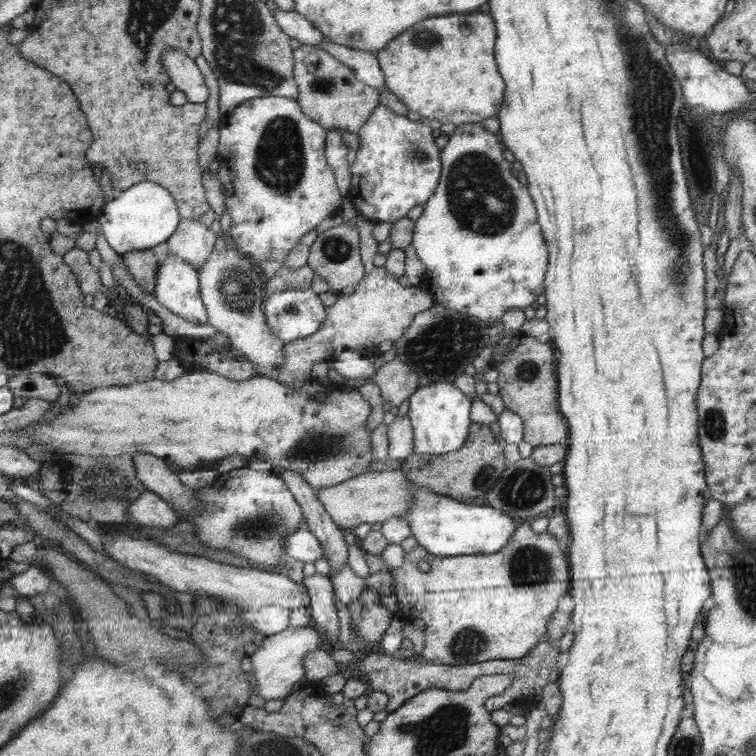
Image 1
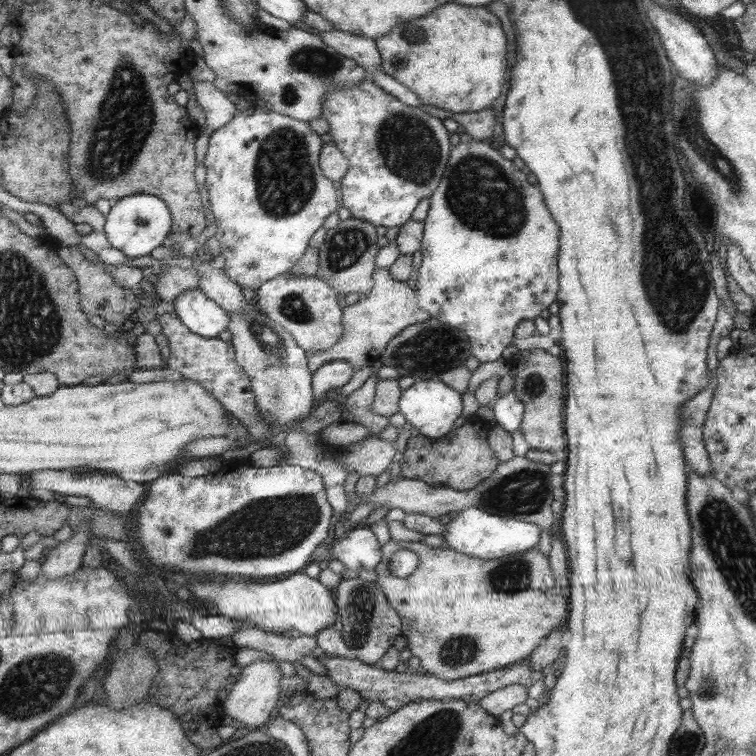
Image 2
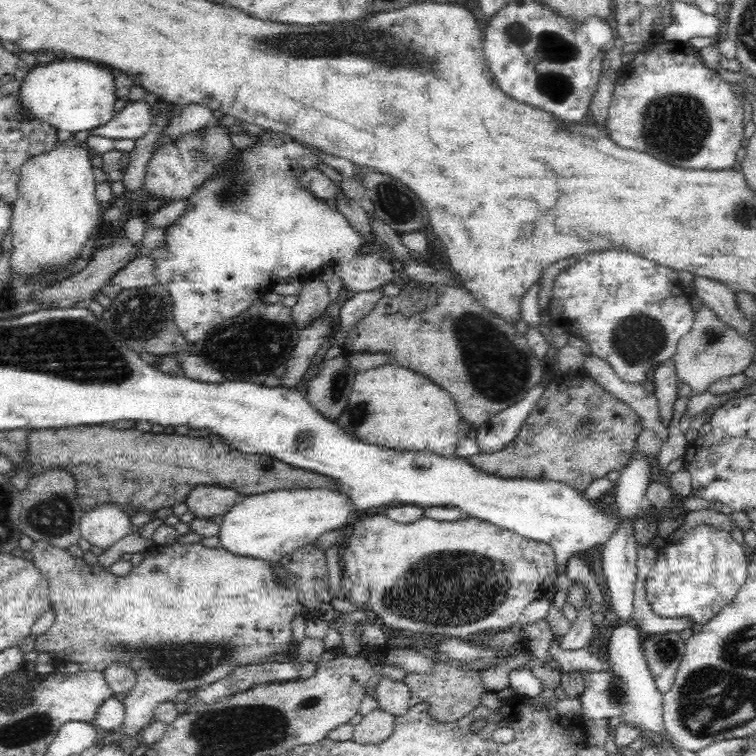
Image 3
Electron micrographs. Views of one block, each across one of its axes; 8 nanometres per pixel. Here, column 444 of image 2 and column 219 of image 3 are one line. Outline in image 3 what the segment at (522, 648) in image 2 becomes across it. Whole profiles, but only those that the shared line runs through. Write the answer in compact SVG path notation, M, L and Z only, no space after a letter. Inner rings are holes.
M39 540L35 542L30 550L34 557L33 564L35 568L40 572L40 575L46 580L49 590L49 600L51 606L55 612L54 622L46 633L38 636L35 640L35 648L38 653L41 652L54 652L55 660L64 660L65 662L76 662L82 671L99 671L103 672L108 668L112 662L120 661L126 663L131 670L135 671L137 675L136 685L123 700L124 703L124 720L121 724L120 731L123 731L124 736L128 738L135 737L142 728L149 726L154 721L153 714L155 708L163 702L175 701L178 692L182 690L192 690L200 688L203 685L217 682L219 679L229 676L238 666L246 666L254 664L254 662L262 662L266 656L272 656L272 654L278 654L283 652L290 642L292 642L292 622L296 617L304 617L304 619L312 619L315 616L315 610L321 603L316 596L318 590L329 590L329 572L326 563L326 554L322 550L319 550L314 544L307 545L300 548L287 556L282 558L279 563L286 571L288 571L294 578L296 578L295 586L297 589L289 590L283 585L288 586L287 583L276 581L276 578L270 573L270 567L268 560L261 558L242 557L239 555L231 554L230 552L223 550L222 548L206 548L201 542L195 544L182 545L175 541L171 546L154 545L154 547L147 552L144 560L133 566L132 571L127 576L114 576L106 570L102 570L104 567L96 564L89 566L82 557L74 557L67 549L60 549L54 547L51 543Z

